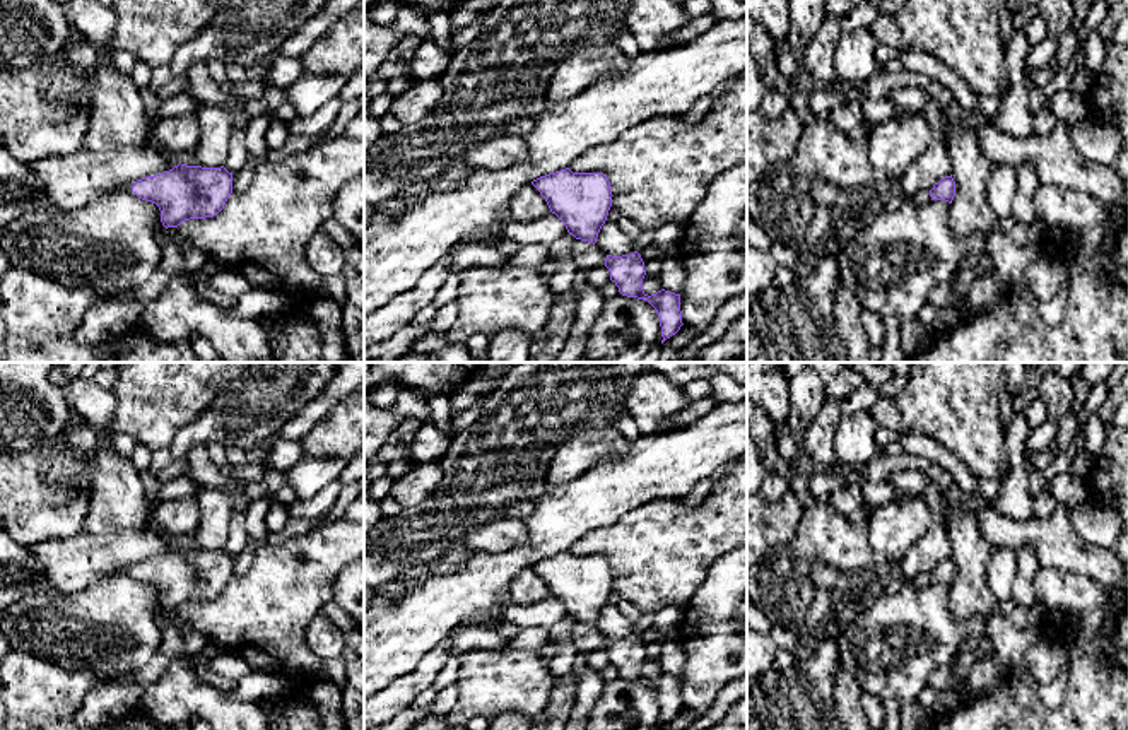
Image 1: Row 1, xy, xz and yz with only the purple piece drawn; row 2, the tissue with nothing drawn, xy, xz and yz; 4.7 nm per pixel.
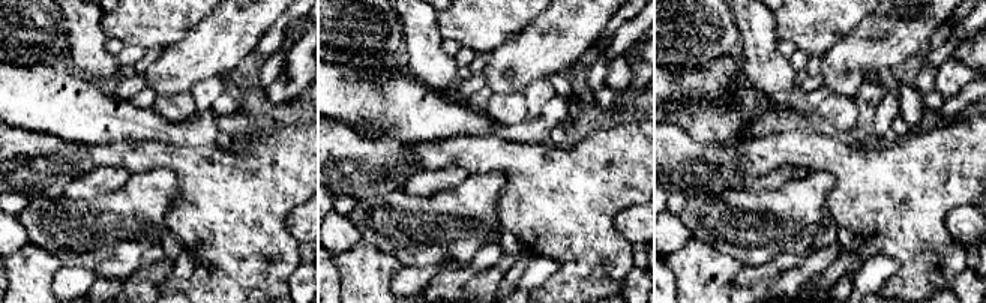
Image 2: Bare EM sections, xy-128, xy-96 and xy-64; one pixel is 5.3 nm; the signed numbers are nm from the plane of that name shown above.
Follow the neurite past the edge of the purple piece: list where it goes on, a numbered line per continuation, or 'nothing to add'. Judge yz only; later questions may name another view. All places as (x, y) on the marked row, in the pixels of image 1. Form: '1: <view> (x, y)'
1: yz (923, 197)

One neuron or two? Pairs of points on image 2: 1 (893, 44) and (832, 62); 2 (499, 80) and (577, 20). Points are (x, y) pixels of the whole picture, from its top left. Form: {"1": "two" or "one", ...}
{"1": "one", "2": "one"}

